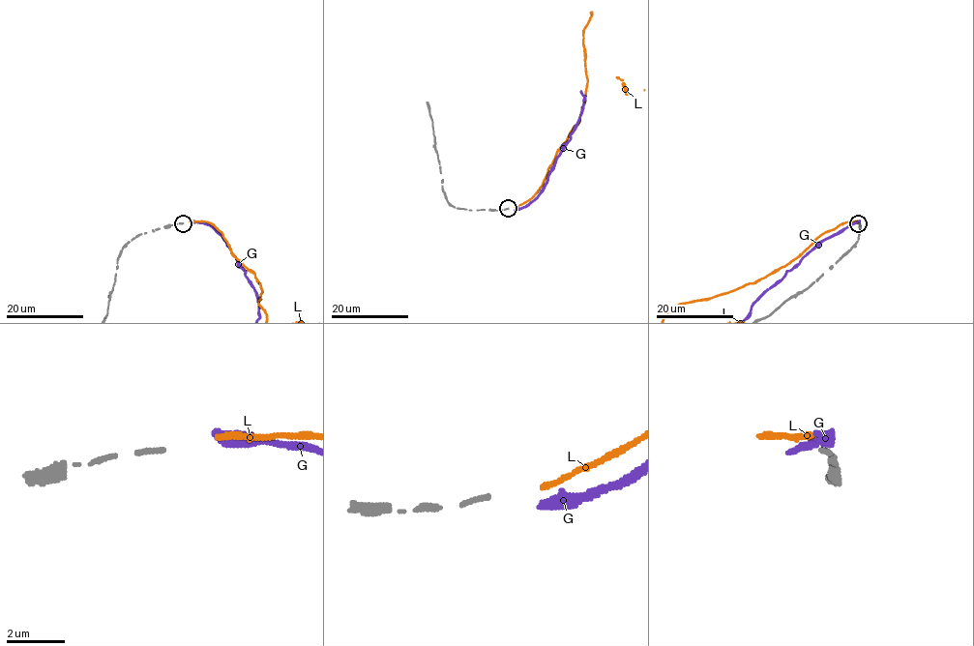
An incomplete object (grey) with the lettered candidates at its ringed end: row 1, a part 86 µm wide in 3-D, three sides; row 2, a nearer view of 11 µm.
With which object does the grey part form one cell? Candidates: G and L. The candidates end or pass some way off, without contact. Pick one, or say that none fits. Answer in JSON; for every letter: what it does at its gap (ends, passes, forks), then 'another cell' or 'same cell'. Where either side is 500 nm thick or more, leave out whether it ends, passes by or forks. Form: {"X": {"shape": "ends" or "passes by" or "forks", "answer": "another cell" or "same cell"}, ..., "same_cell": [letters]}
{"G": {"shape": "ends", "answer": "another cell"}, "L": {"shape": "ends", "answer": "same cell"}, "same_cell": ["L"]}

